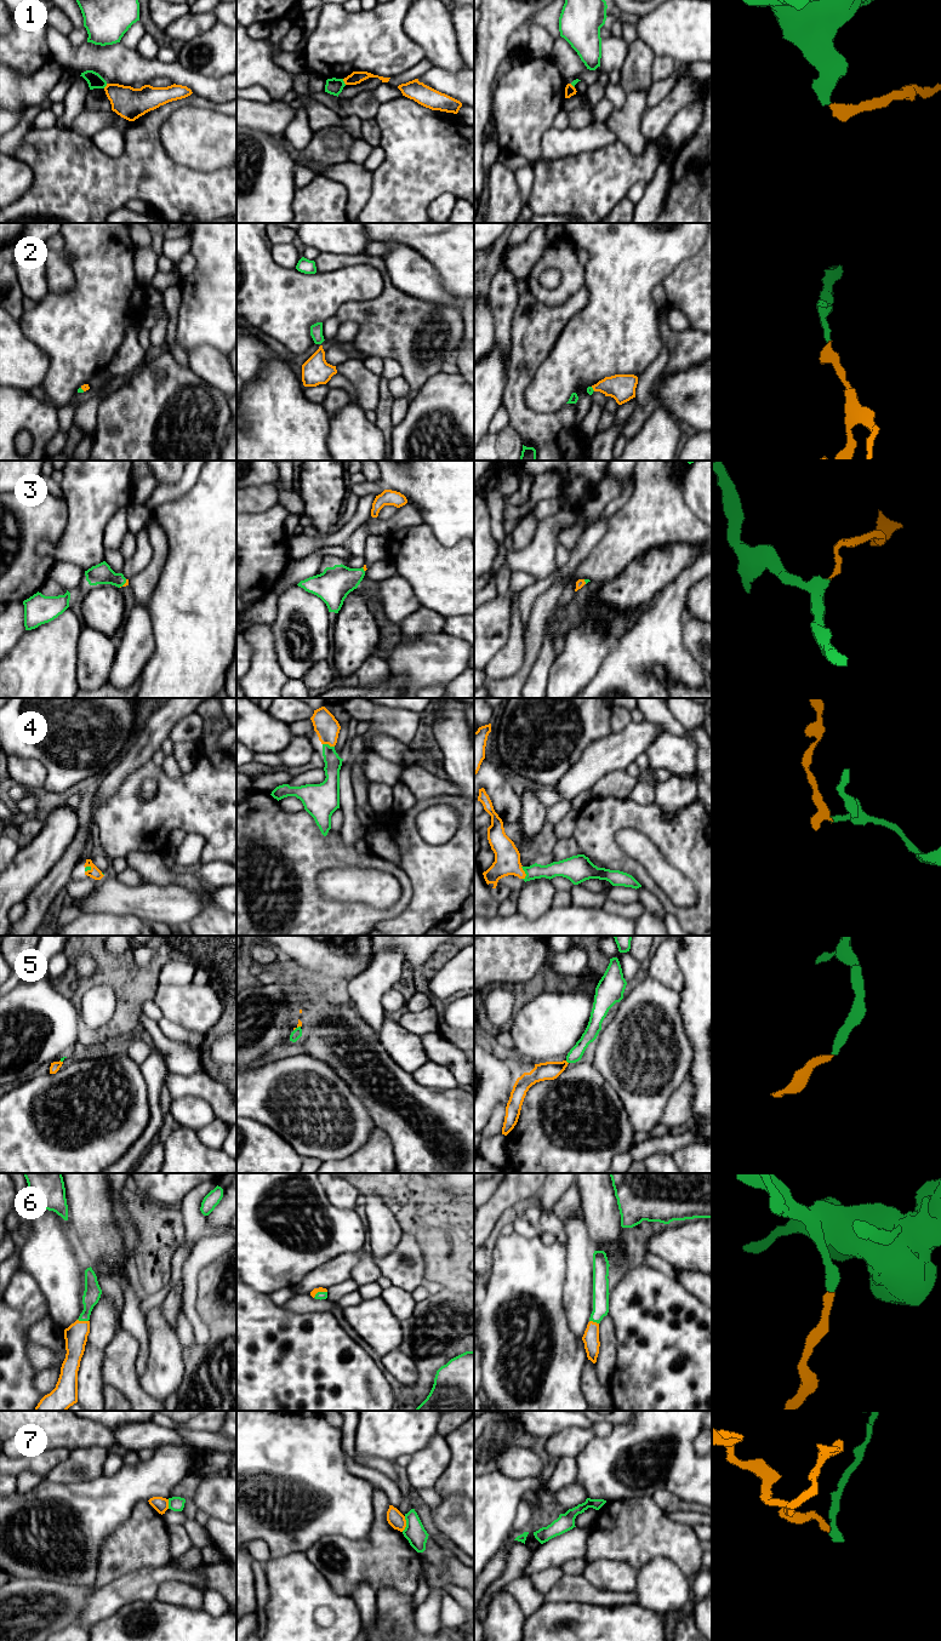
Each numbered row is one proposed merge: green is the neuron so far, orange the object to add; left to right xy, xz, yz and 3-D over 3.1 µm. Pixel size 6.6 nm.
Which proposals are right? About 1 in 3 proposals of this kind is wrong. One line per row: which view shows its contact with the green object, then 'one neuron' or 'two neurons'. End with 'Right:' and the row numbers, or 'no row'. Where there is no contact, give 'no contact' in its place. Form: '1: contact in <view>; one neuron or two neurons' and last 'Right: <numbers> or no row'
1: contact in xz; two neurons
2: contact in yz; one neuron
3: contact in xy; one neuron
4: contact in yz; one neuron
5: contact in xz; one neuron
6: contact in xy; one neuron
7: contact in xz; two neurons
Right: 2, 3, 4, 5, 6

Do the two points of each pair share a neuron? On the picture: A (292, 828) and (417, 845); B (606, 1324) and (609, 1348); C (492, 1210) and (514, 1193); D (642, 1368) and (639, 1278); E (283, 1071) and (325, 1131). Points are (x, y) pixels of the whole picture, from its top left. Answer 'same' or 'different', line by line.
A: different
B: same
C: same
D: same
E: same

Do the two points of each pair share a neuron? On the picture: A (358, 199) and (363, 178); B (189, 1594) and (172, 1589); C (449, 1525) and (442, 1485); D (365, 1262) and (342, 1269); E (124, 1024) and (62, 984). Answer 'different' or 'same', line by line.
A: same
B: same
C: different
D: different
E: same

